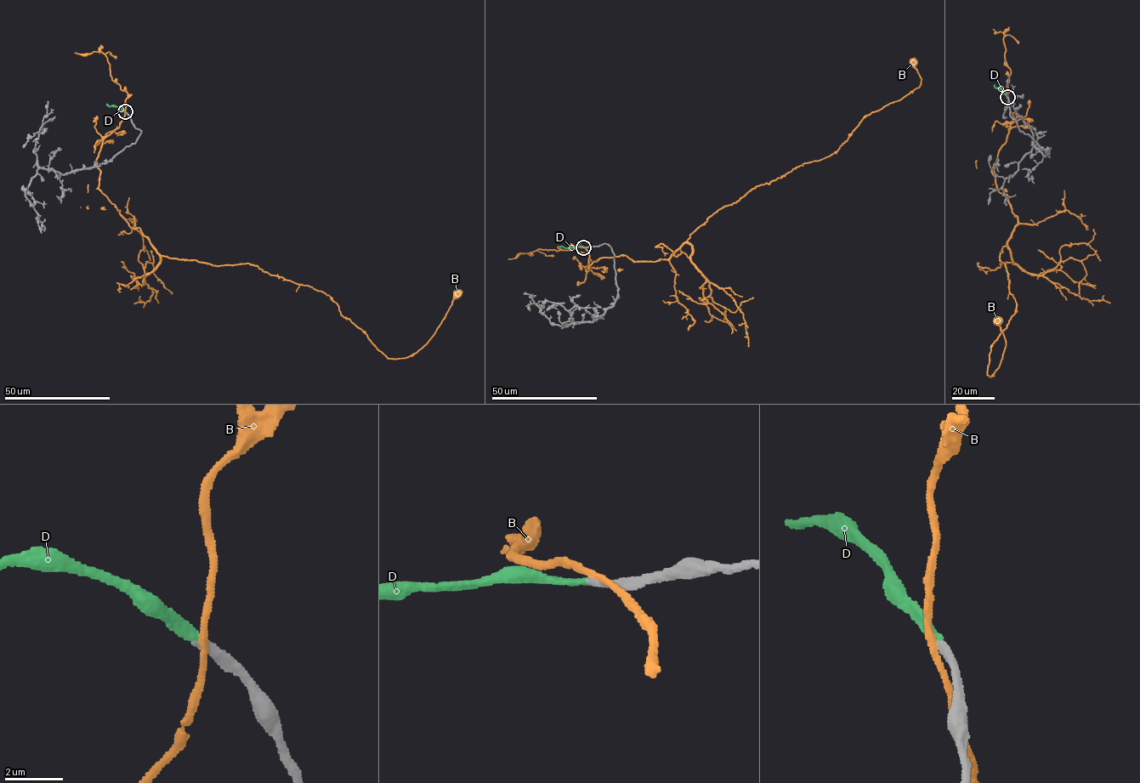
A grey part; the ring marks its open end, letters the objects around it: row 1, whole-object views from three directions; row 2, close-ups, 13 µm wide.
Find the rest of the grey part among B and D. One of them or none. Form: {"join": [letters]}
{"join": ["D"]}

